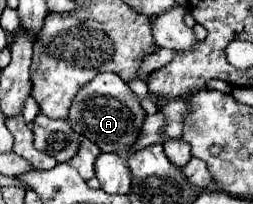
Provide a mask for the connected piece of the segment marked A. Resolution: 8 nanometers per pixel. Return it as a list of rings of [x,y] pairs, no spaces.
[[[99,73],[85,87],[81,87],[69,107],[69,117],[67,117],[75,133],[85,135],[93,143],[97,143],[101,151],[119,155],[129,153],[129,147],[139,135],[143,119],[145,111],[139,105],[139,97],[115,73]]]

